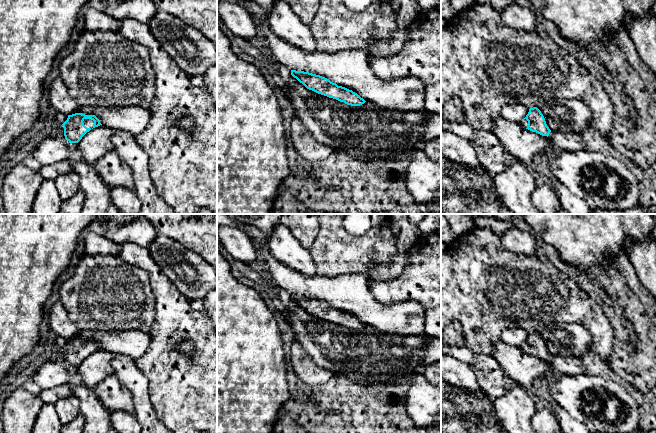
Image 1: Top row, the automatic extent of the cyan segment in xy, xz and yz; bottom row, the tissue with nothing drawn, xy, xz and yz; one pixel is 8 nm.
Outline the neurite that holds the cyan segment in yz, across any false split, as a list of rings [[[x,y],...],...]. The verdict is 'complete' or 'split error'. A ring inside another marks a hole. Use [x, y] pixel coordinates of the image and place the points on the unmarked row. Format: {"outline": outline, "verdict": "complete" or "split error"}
{"outline": [[[537,331],[530,332],[526,341],[522,343],[519,348],[522,351],[542,360],[548,361],[551,356],[546,348],[543,338]]], "verdict": "split error"}

